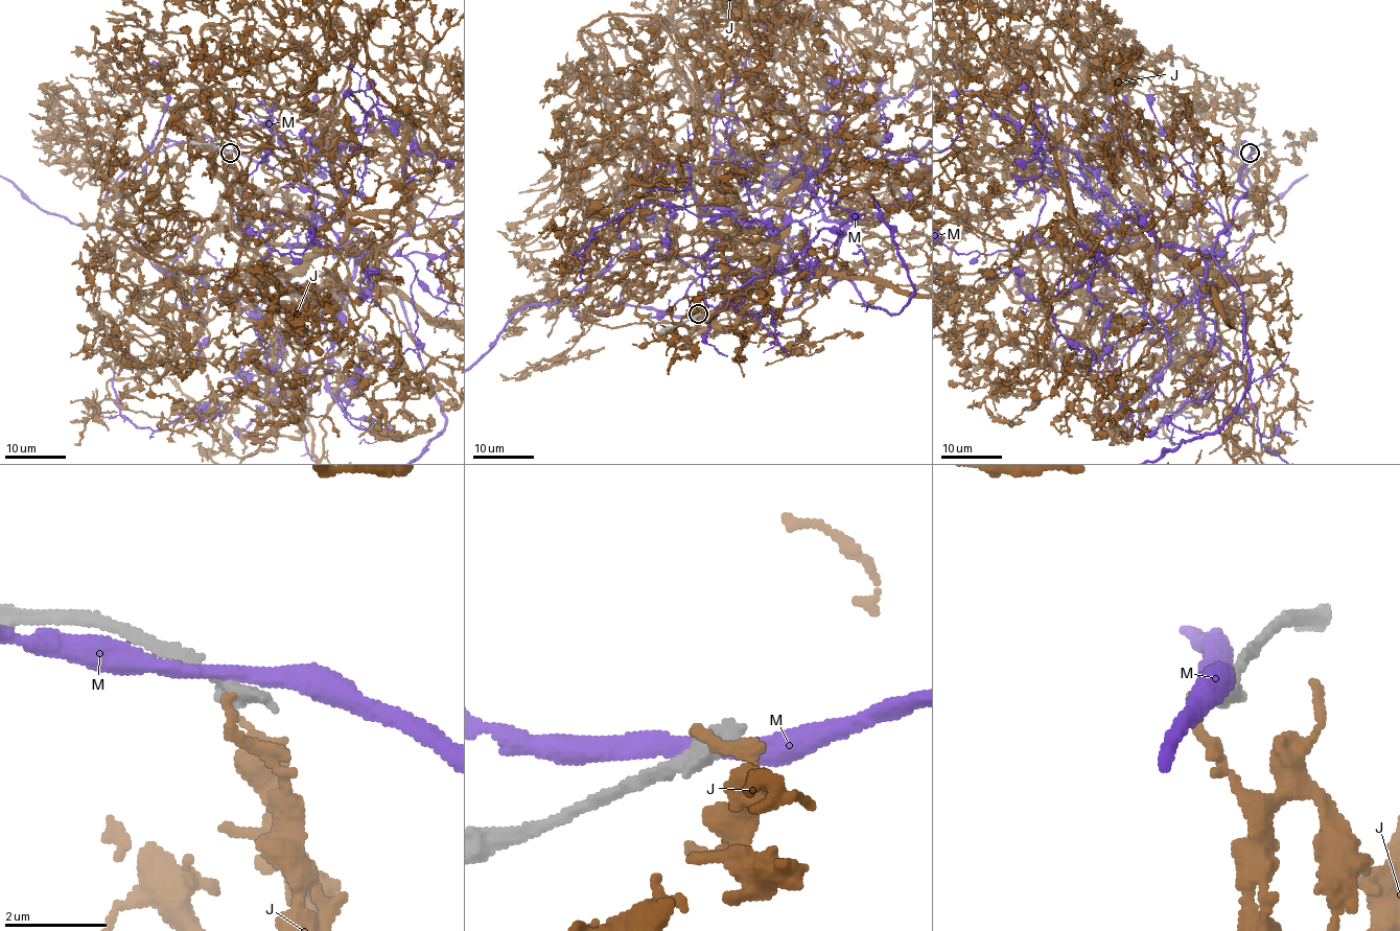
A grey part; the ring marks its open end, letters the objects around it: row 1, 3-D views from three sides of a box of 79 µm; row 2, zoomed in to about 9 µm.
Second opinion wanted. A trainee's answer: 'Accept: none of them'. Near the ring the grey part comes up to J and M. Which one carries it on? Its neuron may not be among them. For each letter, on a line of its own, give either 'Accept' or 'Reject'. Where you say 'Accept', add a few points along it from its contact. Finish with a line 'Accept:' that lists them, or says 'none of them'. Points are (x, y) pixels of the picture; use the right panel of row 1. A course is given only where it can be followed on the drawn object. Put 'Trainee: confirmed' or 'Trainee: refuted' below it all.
J: Reject
M: Reject
Accept: none of them
Trainee: confirmed

